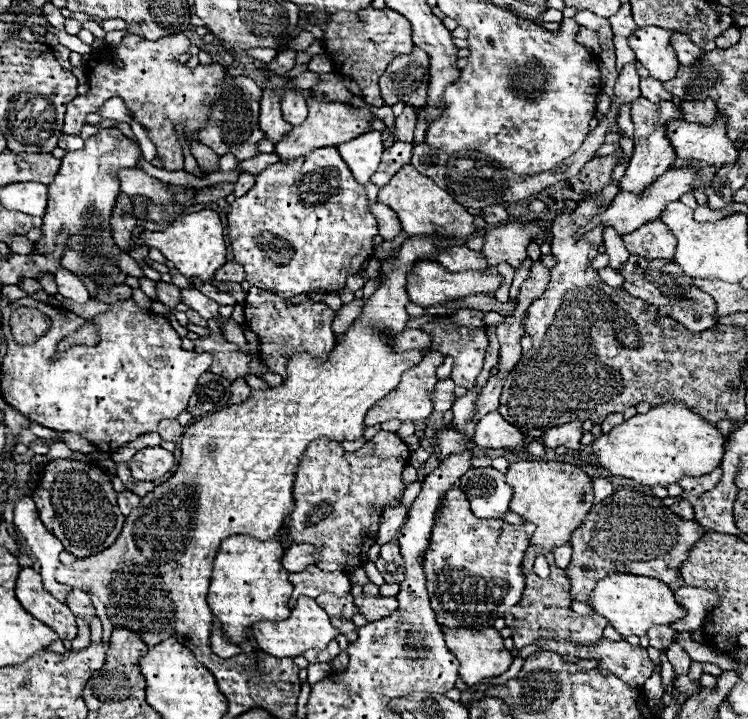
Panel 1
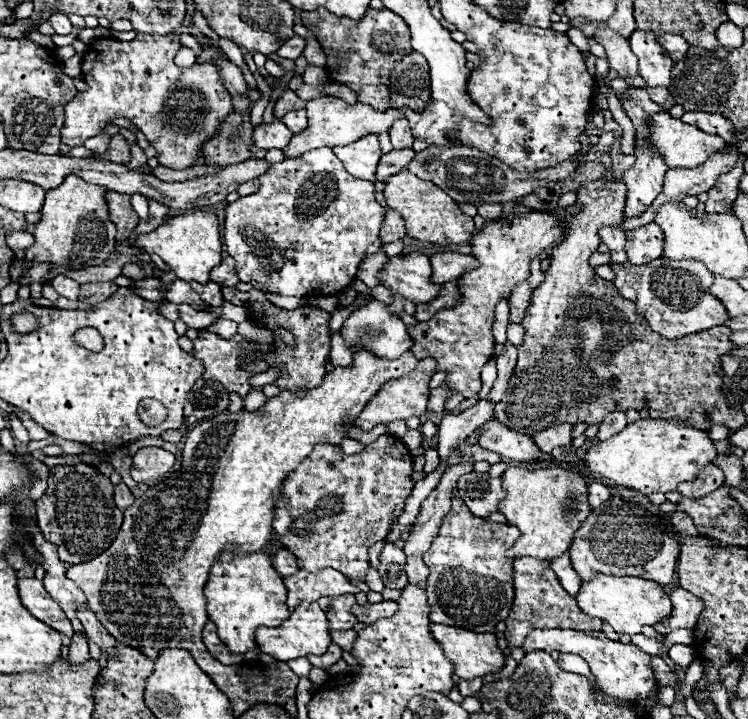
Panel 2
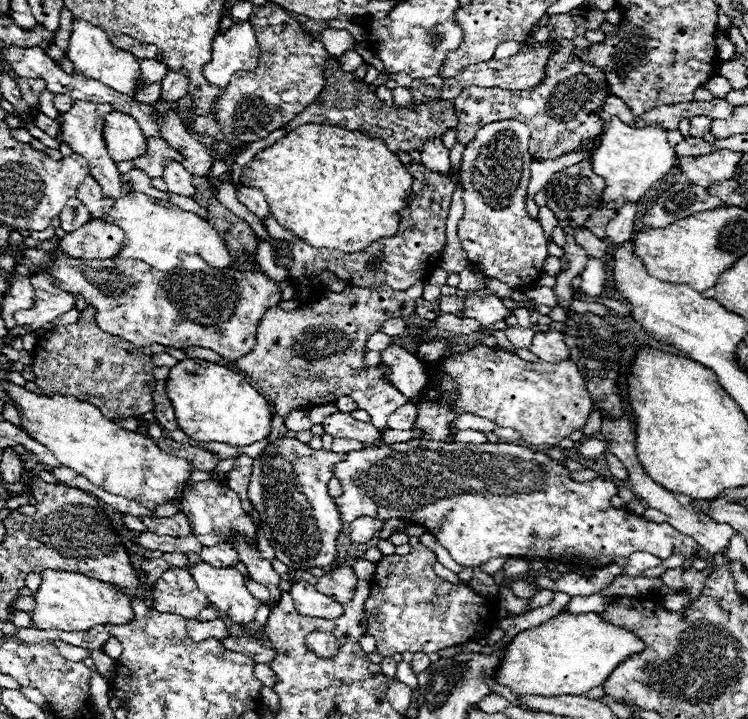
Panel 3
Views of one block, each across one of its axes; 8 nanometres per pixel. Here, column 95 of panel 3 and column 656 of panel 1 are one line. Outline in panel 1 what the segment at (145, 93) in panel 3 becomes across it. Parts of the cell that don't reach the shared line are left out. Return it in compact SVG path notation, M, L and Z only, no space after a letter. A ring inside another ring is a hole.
M644 26L628 38L630 48L636 52L636 60L648 68L652 78L662 82L672 80L674 72L680 66L676 52L670 44L670 38L674 34L676 32L660 26Z

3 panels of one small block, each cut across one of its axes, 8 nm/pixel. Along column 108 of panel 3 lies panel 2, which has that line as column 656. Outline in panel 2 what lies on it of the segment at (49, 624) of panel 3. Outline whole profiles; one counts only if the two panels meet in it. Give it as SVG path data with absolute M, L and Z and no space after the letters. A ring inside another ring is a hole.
M606 574L592 576L588 582L582 584L576 602L582 612L608 622L618 634L628 636L640 634L642 626L654 626L672 612L668 594L662 590L660 584L632 576L606 576Z

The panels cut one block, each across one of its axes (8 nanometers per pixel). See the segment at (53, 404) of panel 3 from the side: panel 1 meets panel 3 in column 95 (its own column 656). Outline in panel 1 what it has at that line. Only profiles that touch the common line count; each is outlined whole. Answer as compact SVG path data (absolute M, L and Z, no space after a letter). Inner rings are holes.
M684 402L652 406L646 414L636 414L594 444L594 452L612 476L626 476L642 486L670 486L682 476L704 476L720 466L728 436L686 408Z

